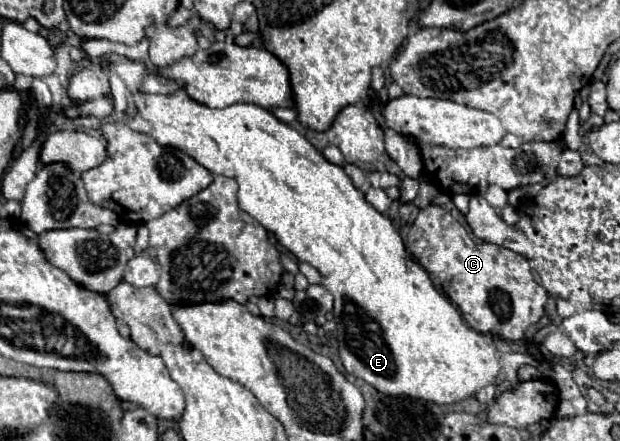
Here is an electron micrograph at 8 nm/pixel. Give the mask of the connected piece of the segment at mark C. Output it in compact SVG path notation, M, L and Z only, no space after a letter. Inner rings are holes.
M429 204L419 210L407 242L423 270L431 278L443 280L445 294L457 304L463 320L467 320L473 330L505 340L521 340L525 330L545 314L549 296L543 286L535 284L527 258L489 242L475 242L467 228L445 208Z

